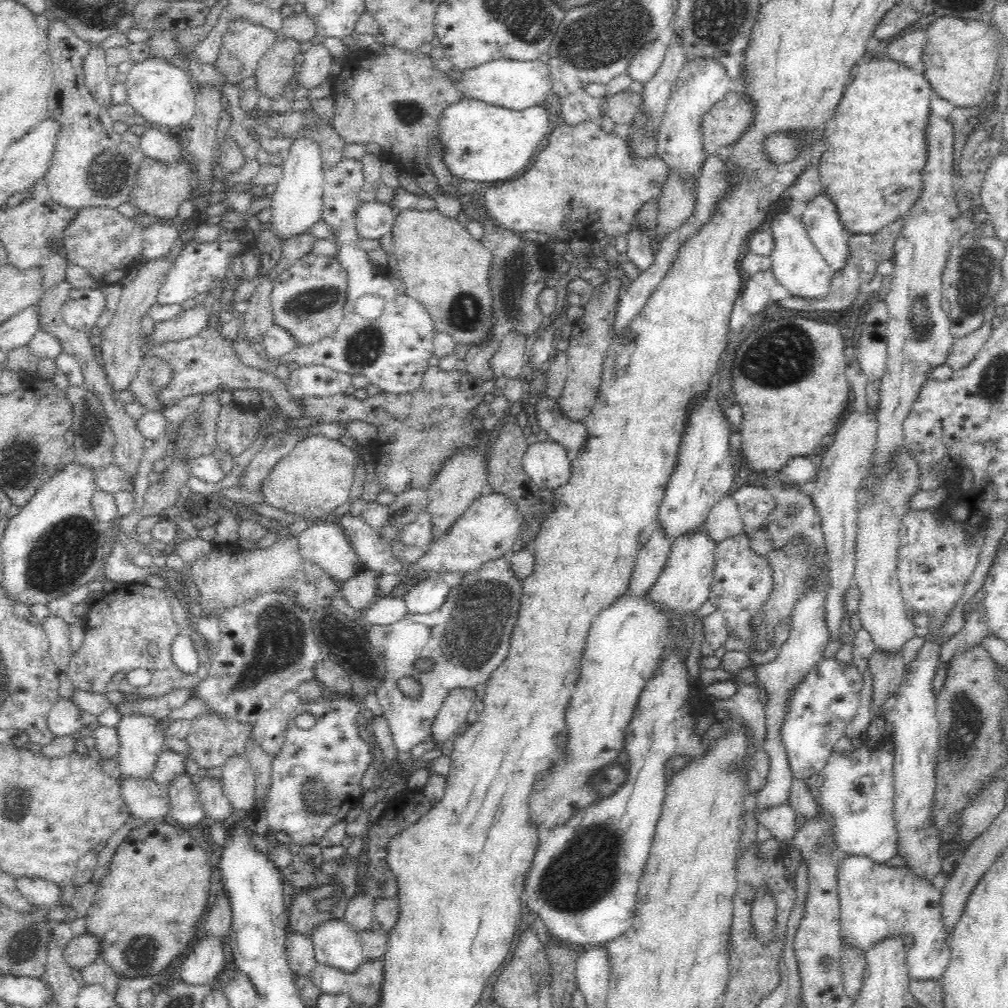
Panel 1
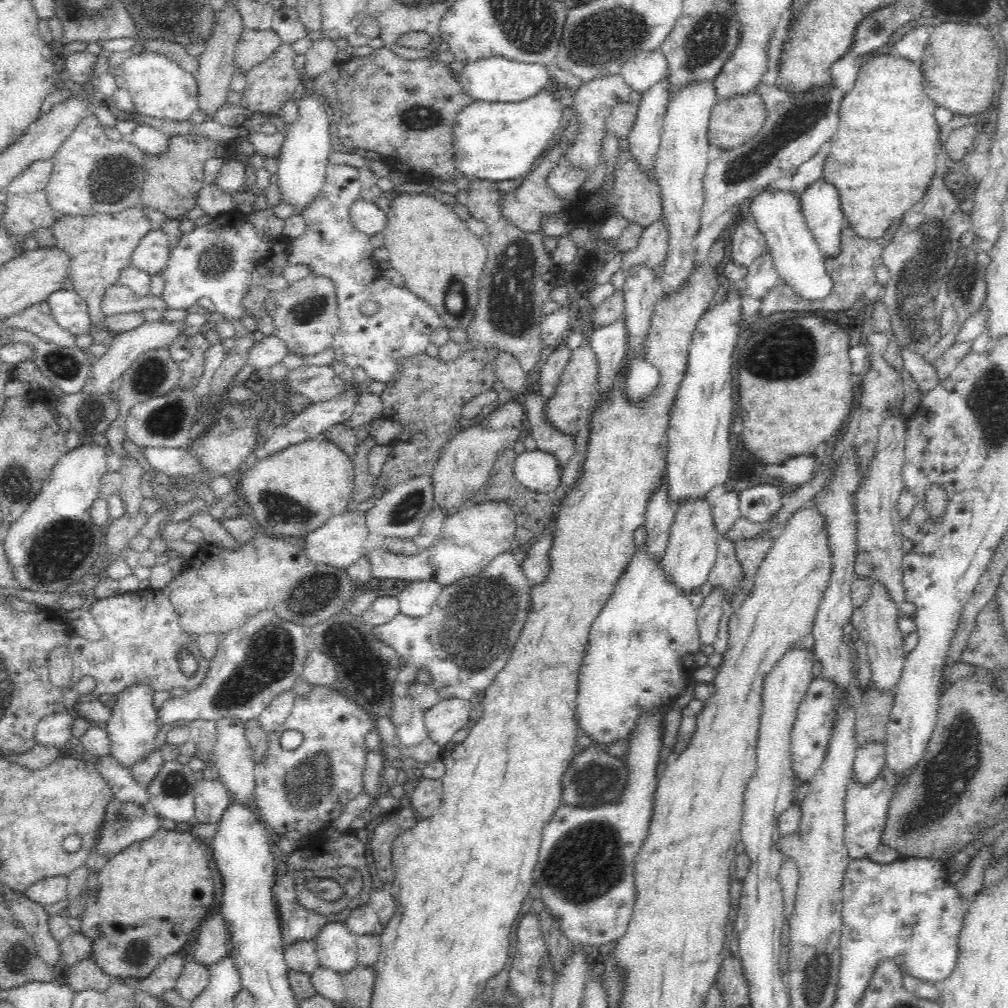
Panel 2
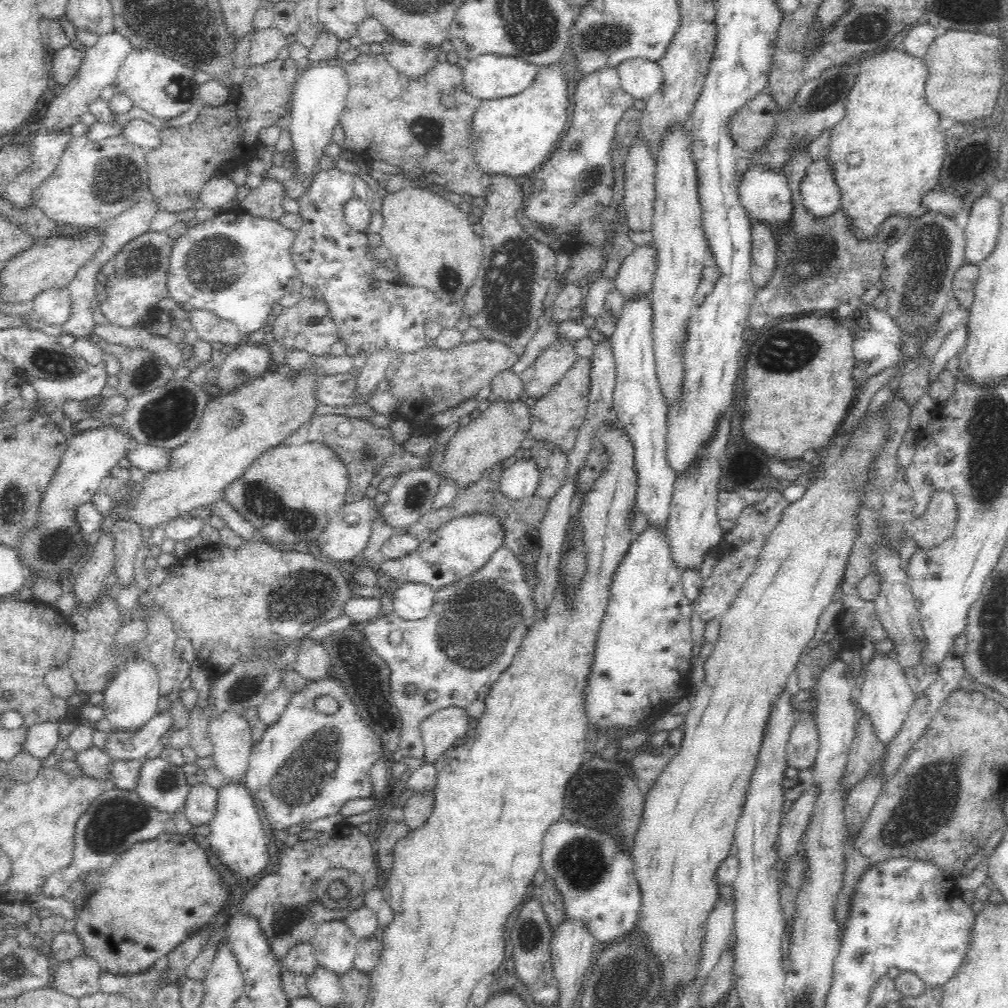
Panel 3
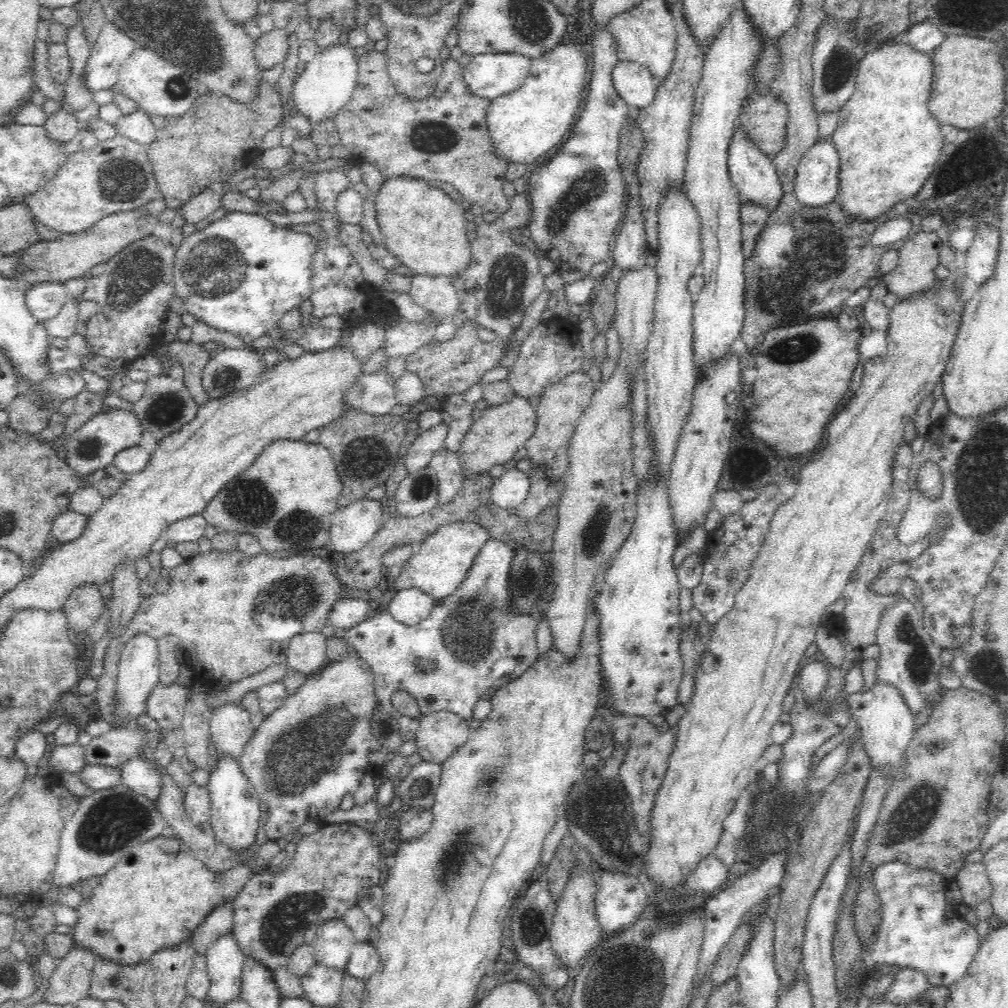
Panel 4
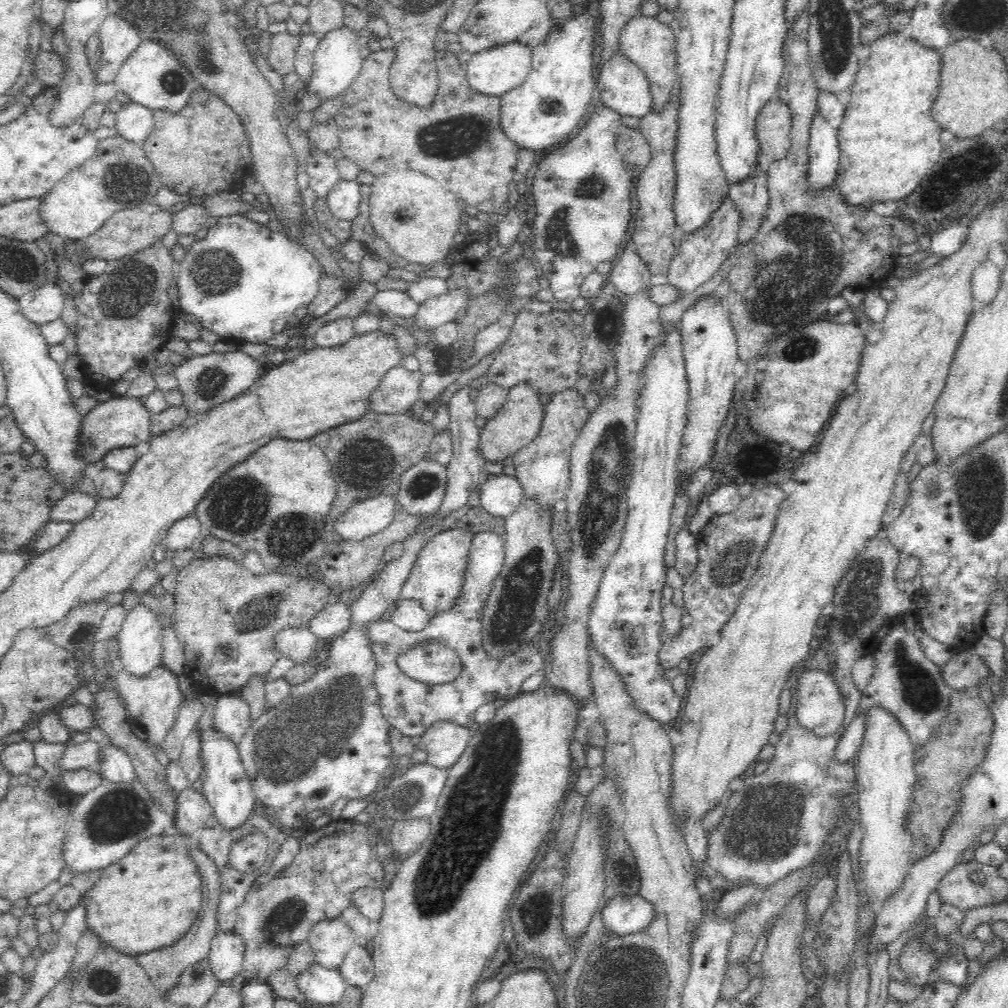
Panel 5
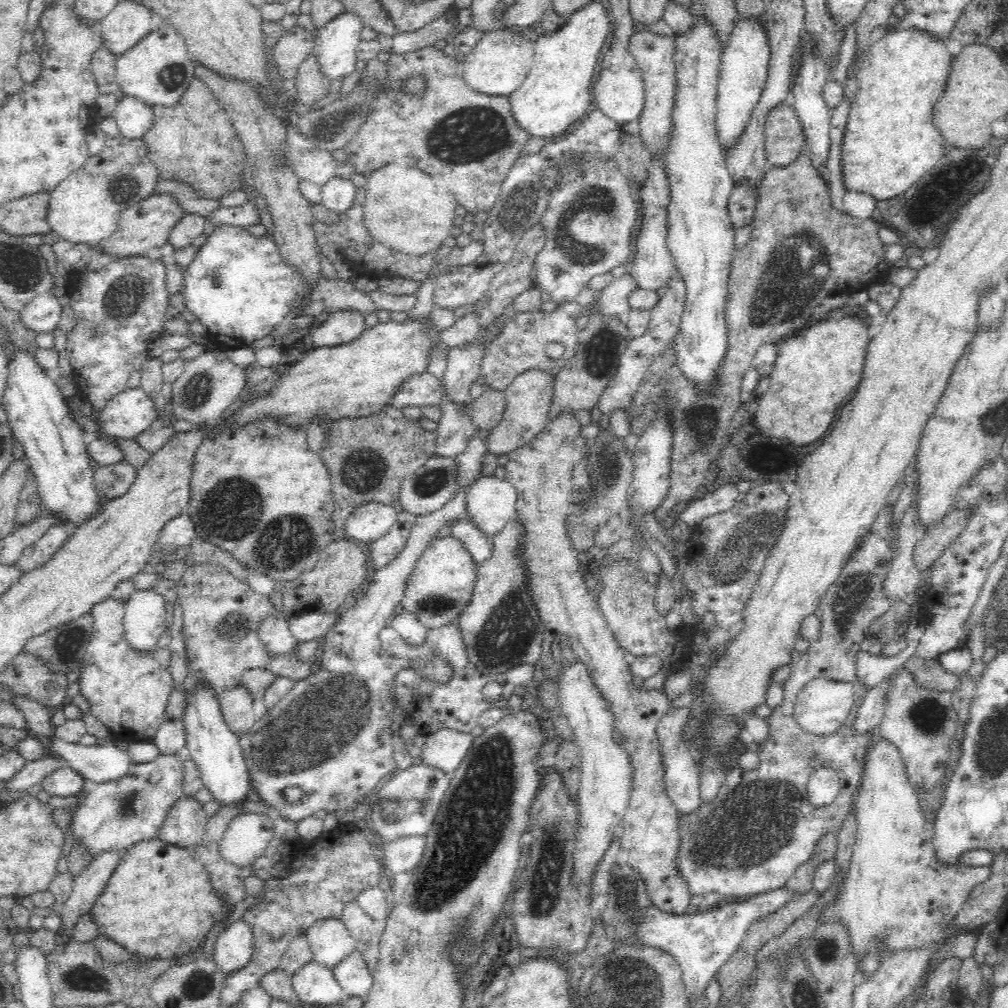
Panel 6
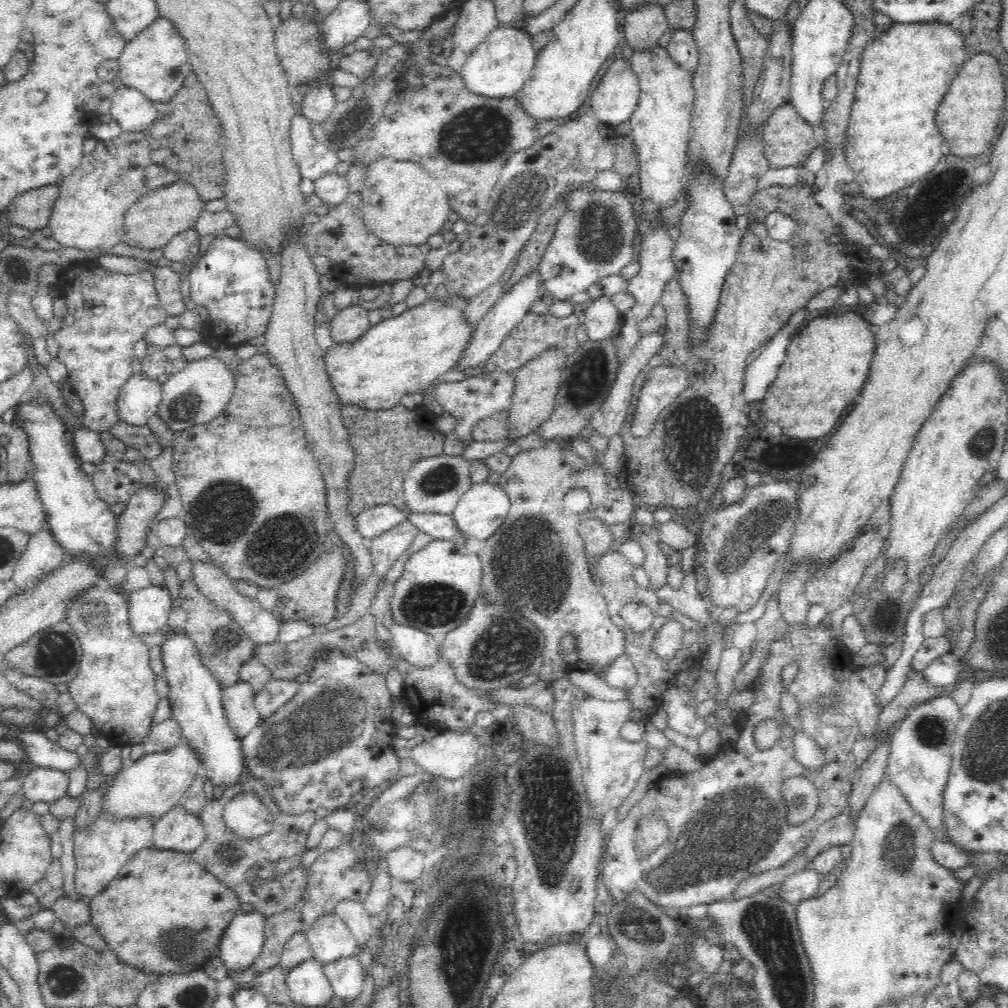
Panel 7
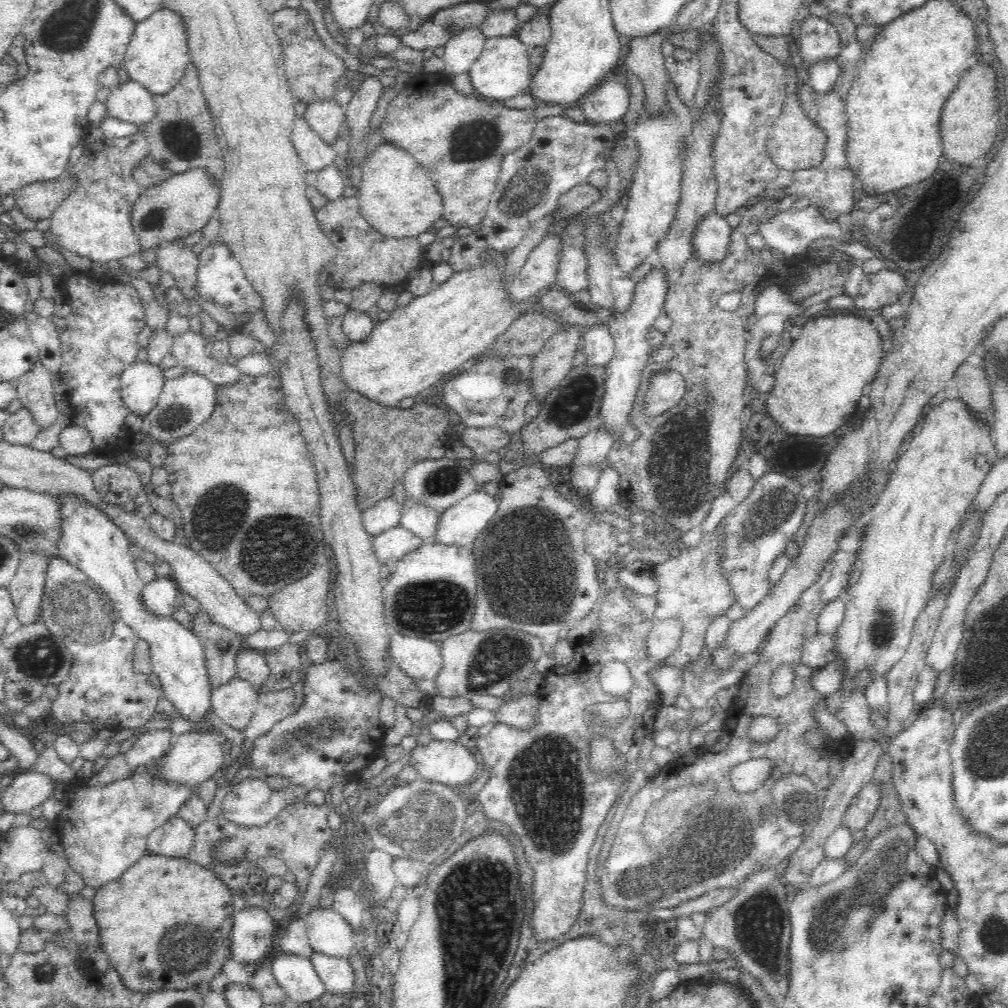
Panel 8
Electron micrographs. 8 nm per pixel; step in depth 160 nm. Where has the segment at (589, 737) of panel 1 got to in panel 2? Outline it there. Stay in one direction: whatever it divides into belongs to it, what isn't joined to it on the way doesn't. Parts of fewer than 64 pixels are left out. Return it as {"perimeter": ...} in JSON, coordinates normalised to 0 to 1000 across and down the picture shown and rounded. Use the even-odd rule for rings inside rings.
{"perimeter":[[[638,543],[634,544],[609,588],[585,620],[573,672],[570,715],[573,724],[586,732],[591,741],[605,740],[617,732],[621,733],[637,705],[669,693],[692,664],[688,657],[692,643],[695,643],[691,624],[692,604],[673,582],[665,578],[656,564],[656,561],[647,559]]]}

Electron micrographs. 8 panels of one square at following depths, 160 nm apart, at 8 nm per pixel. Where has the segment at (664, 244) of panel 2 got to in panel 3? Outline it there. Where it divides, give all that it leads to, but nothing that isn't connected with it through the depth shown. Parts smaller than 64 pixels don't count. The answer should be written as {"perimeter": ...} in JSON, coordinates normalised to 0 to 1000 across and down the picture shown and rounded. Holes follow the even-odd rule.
{"perimeter":[[[639,242],[639,244],[632,244],[615,263],[612,273],[610,274],[610,284],[617,288],[619,296],[631,291],[645,292],[648,280],[648,274],[651,270],[652,264],[652,246],[647,242]]]}

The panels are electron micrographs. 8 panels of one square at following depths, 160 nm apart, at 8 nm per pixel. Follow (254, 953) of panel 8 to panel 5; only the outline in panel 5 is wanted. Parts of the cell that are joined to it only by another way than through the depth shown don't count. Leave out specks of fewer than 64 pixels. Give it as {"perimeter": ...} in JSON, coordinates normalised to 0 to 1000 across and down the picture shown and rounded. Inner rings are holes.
{"perimeter":[[[231,924],[212,928],[204,951],[218,976],[240,966],[242,939],[240,930]]]}

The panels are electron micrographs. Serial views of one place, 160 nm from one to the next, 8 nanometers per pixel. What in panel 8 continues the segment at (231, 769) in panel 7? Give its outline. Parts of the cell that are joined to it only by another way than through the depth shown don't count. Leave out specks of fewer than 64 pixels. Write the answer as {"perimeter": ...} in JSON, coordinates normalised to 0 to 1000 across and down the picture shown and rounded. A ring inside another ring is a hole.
{"perimeter":[[[60,487],[54,493],[60,508],[60,532],[56,538],[56,552],[77,563],[101,584],[116,601],[121,615],[137,628],[137,633],[146,636],[150,646],[151,666],[159,674],[163,690],[173,698],[175,710],[188,714],[194,720],[193,726],[215,726],[214,720],[206,718],[204,714],[204,710],[212,706],[212,683],[208,680],[200,638],[189,624],[178,617],[146,607],[141,596],[144,580],[135,566],[135,556],[129,552],[130,540],[126,530],[103,506],[89,499],[87,495],[67,487]]]}

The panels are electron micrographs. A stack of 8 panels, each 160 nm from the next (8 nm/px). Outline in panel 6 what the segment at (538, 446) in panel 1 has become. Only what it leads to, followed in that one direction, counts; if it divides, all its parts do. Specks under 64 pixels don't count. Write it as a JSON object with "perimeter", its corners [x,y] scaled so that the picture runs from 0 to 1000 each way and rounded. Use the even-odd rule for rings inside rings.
{"perimeter":[[[478,471],[462,488],[462,509],[483,532],[498,527],[513,513],[514,487],[505,477],[491,471]]]}

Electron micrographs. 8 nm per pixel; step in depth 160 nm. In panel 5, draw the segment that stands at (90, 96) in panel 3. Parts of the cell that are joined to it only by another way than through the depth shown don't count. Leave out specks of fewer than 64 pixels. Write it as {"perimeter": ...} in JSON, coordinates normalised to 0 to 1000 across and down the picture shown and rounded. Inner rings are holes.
{"perimeter":[[[108,14],[101,21],[96,35],[100,40],[101,56],[93,80],[96,84],[107,84],[114,81],[116,70],[142,40],[131,24],[114,14]]]}

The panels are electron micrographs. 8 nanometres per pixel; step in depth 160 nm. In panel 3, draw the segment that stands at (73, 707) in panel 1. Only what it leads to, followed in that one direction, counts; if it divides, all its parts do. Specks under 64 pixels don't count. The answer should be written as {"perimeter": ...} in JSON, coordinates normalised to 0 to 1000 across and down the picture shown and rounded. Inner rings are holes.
{"perimeter":[[[45,714],[33,718],[26,728],[24,743],[36,752],[46,752],[60,736],[60,714]]]}

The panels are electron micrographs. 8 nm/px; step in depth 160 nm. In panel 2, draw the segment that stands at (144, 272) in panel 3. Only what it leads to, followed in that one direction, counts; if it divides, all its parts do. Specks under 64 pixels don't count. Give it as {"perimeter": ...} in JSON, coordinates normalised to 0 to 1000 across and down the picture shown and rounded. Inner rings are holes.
{"perimeter":[[[149,227],[131,250],[131,264],[153,274],[161,273],[172,245],[172,239],[160,227]]]}

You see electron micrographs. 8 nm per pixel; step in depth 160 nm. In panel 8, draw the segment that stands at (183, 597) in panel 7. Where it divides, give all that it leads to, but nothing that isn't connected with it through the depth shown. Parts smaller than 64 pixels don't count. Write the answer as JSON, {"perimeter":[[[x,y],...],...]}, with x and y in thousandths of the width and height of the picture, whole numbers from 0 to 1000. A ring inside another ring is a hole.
{"perimeter":[[[200,603],[189,611],[188,624],[200,638],[210,683],[232,675],[235,652],[242,645],[243,632],[213,618]]]}

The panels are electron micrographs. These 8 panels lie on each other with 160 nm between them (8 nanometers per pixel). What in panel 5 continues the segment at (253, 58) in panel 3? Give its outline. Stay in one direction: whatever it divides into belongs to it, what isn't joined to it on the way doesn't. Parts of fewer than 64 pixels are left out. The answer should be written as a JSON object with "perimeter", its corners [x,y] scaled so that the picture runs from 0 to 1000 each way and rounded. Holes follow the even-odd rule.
{"perimeter":[[[286,30],[270,35],[268,48],[262,57],[265,63],[280,76],[292,71],[296,44],[298,44],[298,35],[291,35]]]}

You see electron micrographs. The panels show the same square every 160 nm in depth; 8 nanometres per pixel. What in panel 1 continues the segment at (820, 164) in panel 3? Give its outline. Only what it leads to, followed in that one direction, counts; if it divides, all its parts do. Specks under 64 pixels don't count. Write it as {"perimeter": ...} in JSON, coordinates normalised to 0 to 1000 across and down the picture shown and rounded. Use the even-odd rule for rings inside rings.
{"perimeter":[[[813,192],[800,201],[795,214],[795,221],[812,250],[823,263],[828,271],[841,262],[841,234],[833,222],[827,201],[818,193]]]}

